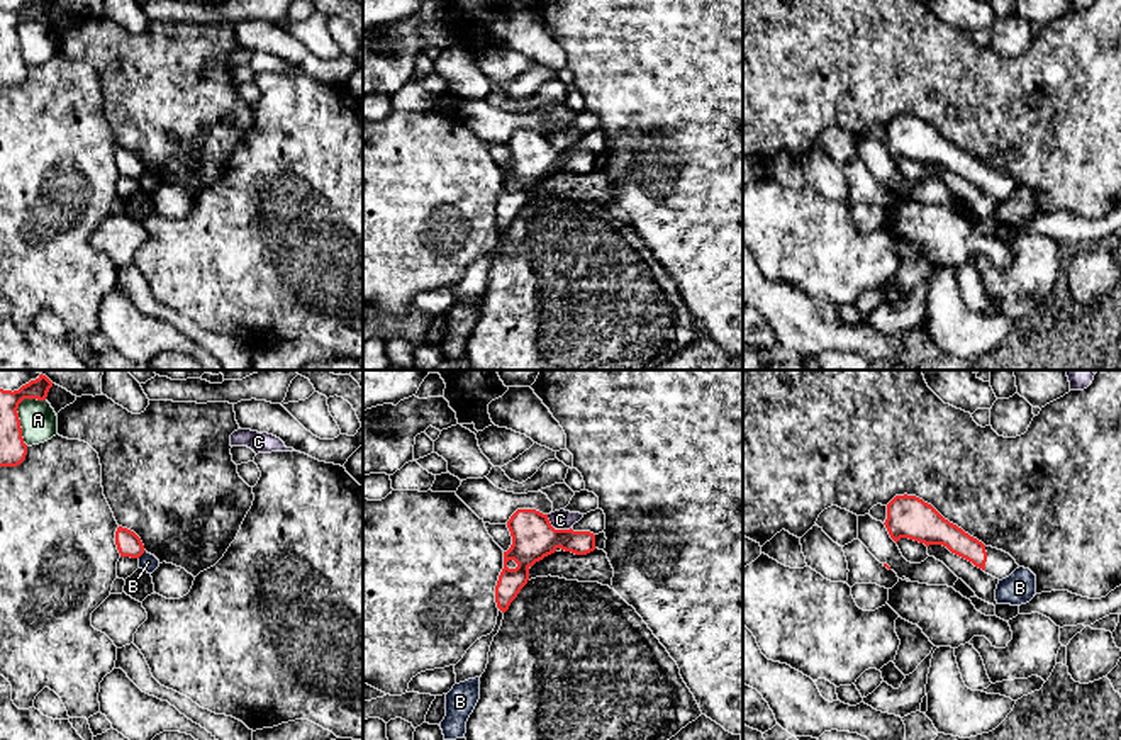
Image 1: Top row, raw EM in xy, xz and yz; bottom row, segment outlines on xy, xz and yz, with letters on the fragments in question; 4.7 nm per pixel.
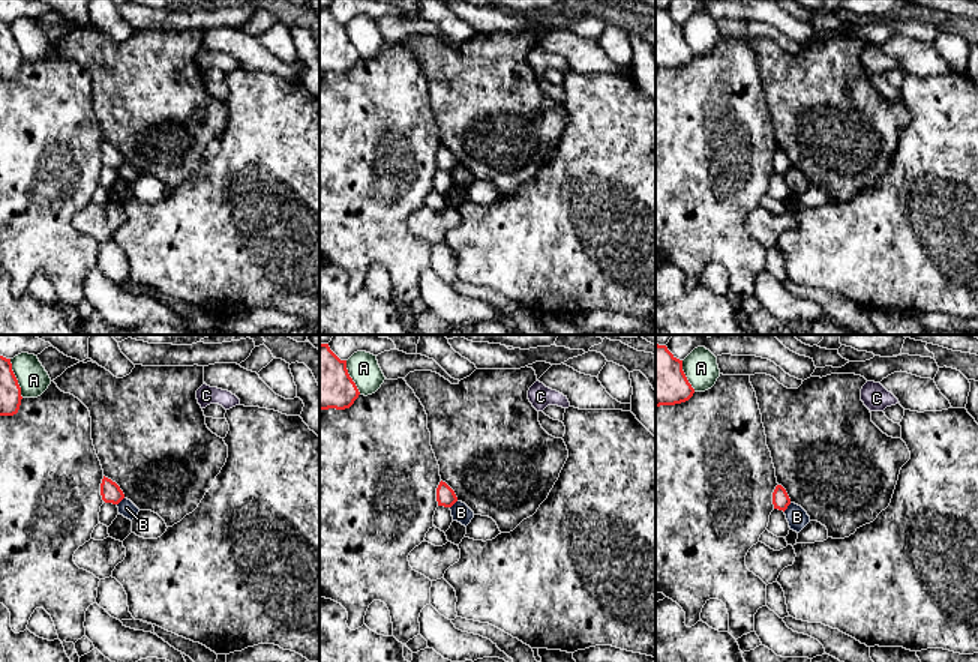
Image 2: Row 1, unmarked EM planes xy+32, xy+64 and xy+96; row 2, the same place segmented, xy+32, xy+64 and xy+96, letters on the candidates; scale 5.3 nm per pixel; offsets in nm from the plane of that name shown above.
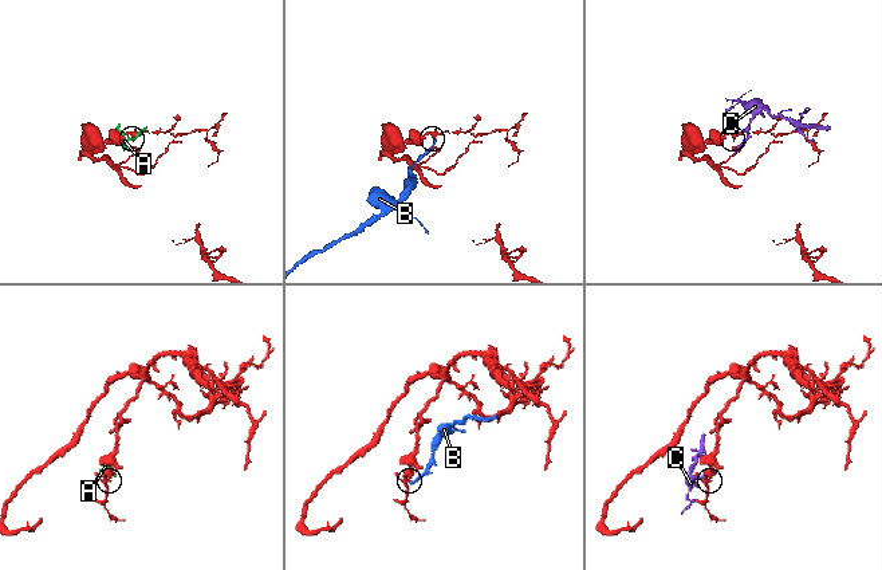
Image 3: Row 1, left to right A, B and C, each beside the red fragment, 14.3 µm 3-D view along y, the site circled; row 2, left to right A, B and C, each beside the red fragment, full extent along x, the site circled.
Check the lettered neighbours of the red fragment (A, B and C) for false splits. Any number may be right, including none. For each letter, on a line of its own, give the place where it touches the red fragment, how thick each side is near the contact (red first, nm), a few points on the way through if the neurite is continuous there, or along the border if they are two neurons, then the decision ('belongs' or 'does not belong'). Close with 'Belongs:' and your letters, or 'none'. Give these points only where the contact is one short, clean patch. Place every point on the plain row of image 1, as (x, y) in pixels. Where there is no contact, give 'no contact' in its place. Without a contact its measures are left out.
A: contact xy (17, 33); calibres 130 and 180 nm; does not belong
B: contact xy (141, 173); calibres 110 and 90 nm; border xy (145, 170), (138, 177); does not belong
C: contact xz (557, 150); calibres 200 and 100 nm; does not belong
Belongs: none

